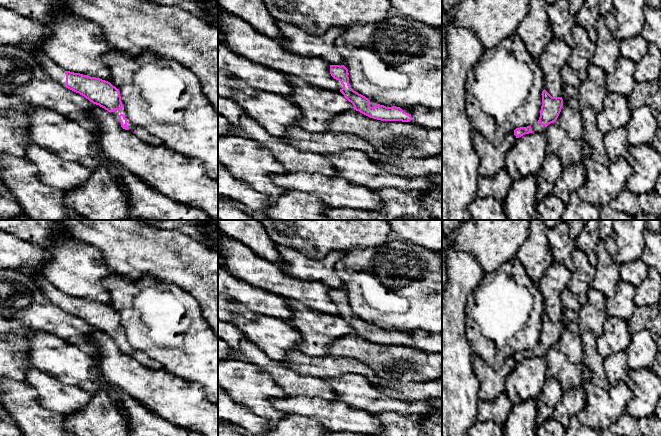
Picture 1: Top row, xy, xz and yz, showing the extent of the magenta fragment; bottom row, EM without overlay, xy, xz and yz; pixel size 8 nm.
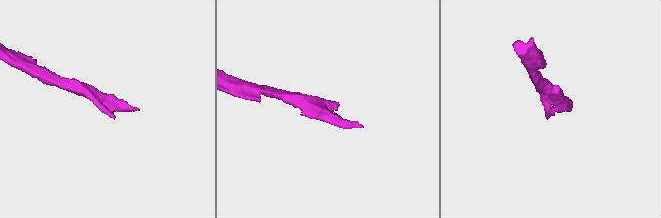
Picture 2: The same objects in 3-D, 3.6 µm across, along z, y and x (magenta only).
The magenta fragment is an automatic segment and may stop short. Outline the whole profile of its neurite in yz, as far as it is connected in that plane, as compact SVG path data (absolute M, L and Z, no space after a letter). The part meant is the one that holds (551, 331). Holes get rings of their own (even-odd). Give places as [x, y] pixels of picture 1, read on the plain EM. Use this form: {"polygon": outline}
{"polygon": "M545 313L542 315L542 330L539 344L532 350L520 351L514 354L514 359L519 362L529 357L544 357L546 351L556 346L562 330L562 321L552 321Z"}

